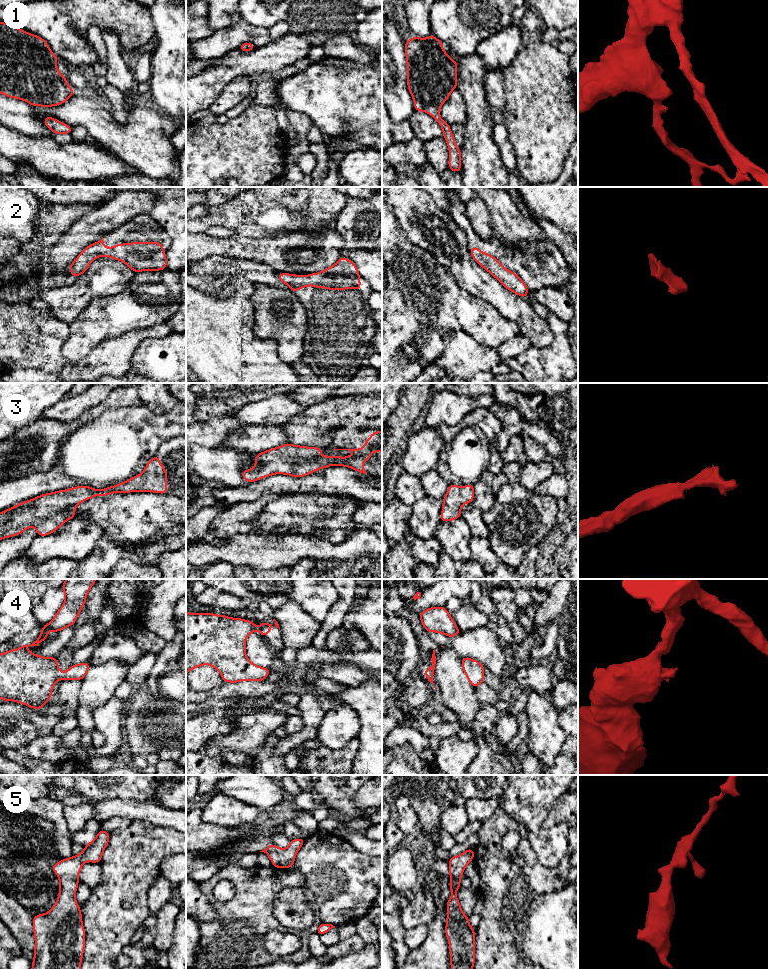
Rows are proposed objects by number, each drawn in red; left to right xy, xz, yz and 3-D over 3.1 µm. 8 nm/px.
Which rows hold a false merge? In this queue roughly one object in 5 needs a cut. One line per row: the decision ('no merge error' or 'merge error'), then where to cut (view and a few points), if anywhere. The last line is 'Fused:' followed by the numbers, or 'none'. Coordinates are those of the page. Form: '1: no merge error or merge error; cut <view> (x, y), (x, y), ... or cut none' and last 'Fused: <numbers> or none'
1: no merge error; cut none
2: no merge error; cut none
3: no merge error; cut none
4: merge error; cut xy (61, 673), (59, 677)
5: no merge error; cut none
Fused: 4

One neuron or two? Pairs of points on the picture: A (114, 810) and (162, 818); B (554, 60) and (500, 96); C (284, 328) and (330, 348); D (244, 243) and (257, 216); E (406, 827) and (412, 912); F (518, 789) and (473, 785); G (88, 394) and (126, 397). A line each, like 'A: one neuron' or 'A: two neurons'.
A: one neuron
B: two neurons
C: two neurons
D: two neurons
E: two neurons
F: two neurons
G: two neurons

